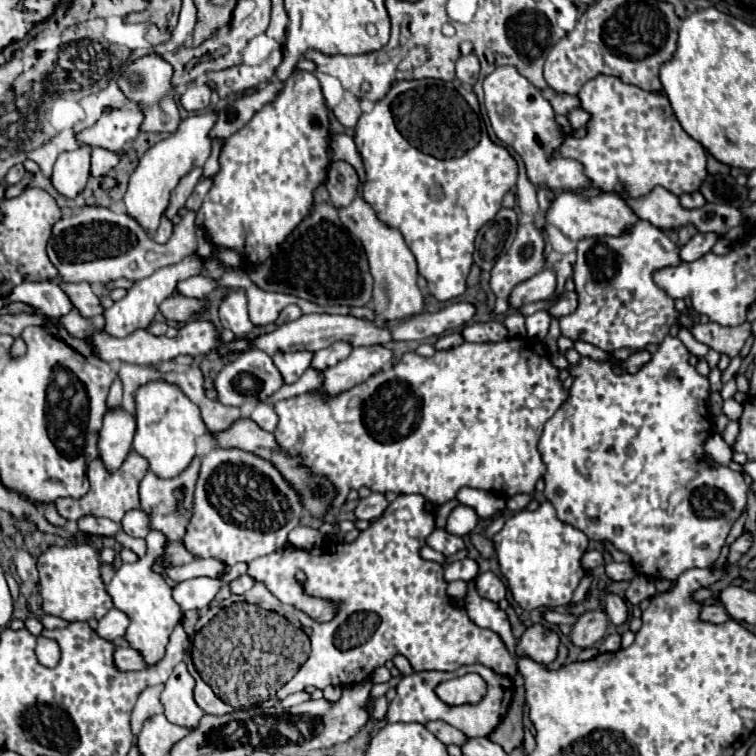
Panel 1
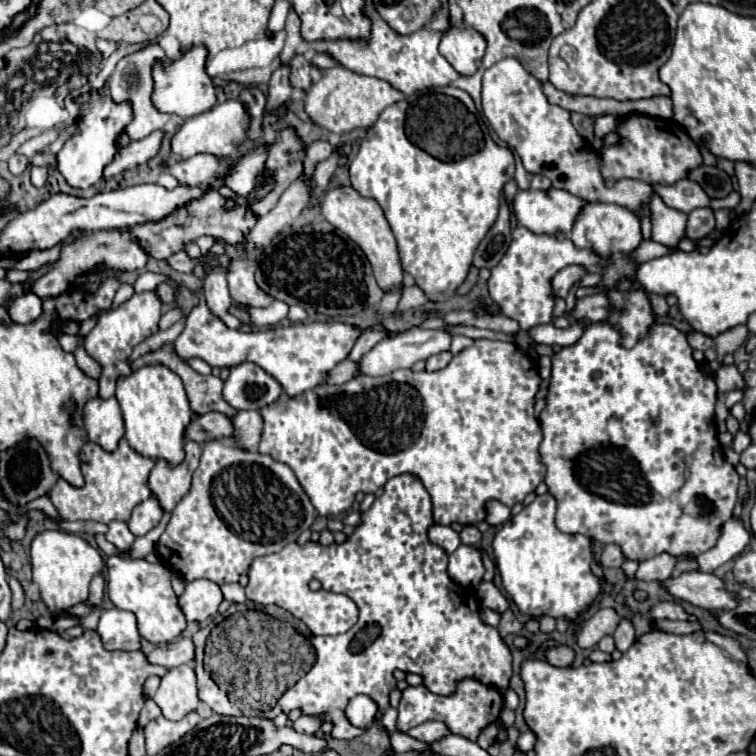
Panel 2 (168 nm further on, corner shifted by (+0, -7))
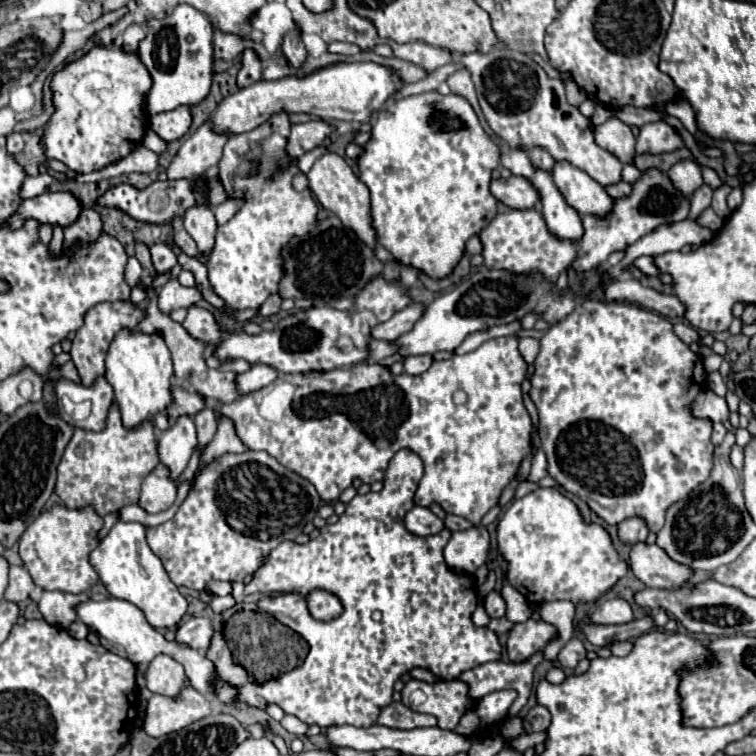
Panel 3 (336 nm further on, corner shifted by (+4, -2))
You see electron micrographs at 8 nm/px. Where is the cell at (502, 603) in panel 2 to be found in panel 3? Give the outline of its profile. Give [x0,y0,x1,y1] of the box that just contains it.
[485,591,505,619]

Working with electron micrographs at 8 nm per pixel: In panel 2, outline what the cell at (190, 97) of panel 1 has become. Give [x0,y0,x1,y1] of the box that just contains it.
[153,46,215,118]

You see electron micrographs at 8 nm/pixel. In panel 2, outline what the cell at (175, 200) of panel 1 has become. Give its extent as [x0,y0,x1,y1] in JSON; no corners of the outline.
[169,154,221,186]

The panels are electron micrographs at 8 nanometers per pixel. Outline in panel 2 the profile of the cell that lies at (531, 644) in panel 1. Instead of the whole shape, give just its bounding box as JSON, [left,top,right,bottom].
[547,646,575,668]

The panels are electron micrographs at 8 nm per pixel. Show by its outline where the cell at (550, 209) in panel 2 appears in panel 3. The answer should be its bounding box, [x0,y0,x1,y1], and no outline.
[491,177,537,209]

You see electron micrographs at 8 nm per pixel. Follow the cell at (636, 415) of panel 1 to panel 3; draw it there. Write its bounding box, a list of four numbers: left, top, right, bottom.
[529,299,713,531]

